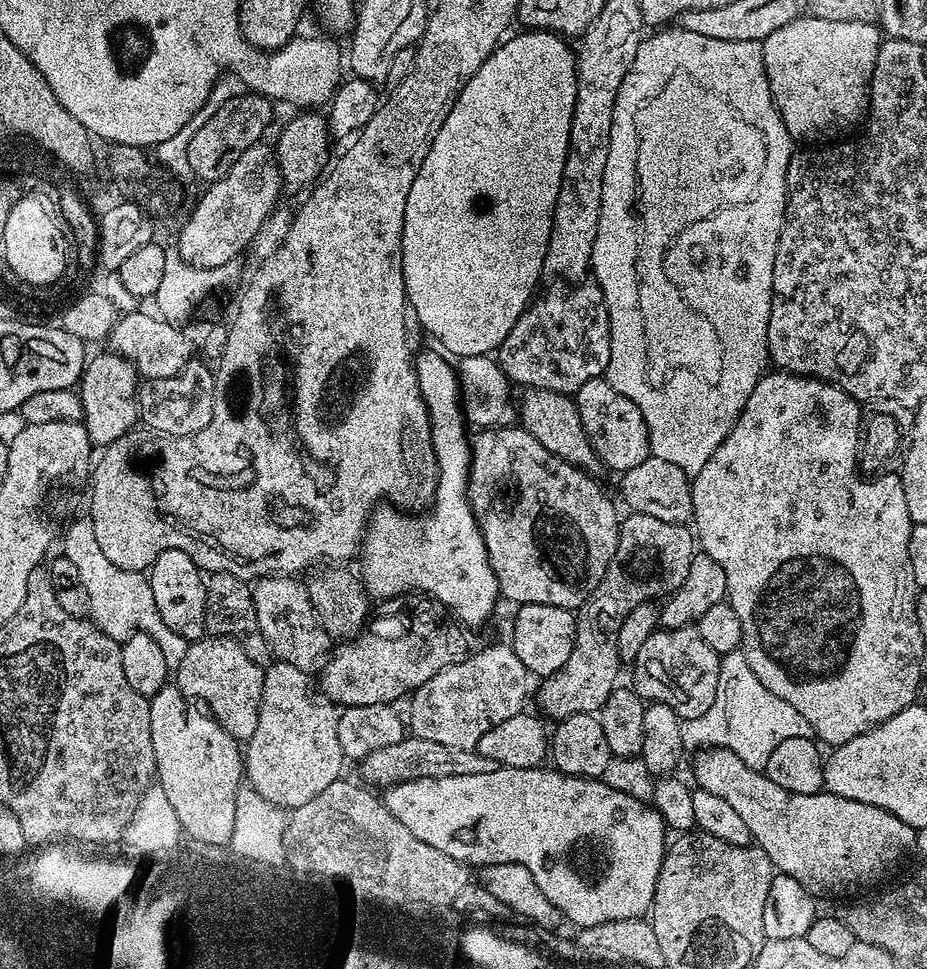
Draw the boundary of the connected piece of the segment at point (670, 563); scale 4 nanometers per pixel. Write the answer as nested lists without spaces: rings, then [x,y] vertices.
[[[637,512],[628,514],[628,517],[625,515],[621,519],[618,546],[608,573],[604,575],[604,581],[588,595],[586,603],[581,604],[578,609],[576,641],[570,658],[566,658],[566,666],[539,681],[540,693],[537,694],[536,700],[540,703],[539,711],[549,721],[559,722],[570,714],[599,713],[611,692],[618,687],[619,680],[616,679],[619,678],[622,669],[619,651],[616,648],[617,625],[632,607],[641,602],[655,601],[654,598],[660,591],[664,591],[664,594],[676,592],[690,570],[693,555],[694,536],[685,525],[658,522],[658,518],[650,518]]]

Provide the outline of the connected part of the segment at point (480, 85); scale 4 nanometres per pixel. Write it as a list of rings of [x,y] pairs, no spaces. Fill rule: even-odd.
[[[524,30],[521,33],[521,36],[516,36],[513,40],[505,39],[485,58],[474,78],[466,82],[462,94],[458,94],[454,102],[454,110],[450,110],[446,122],[442,122],[442,130],[438,130],[426,154],[426,162],[422,162],[422,170],[418,170],[418,178],[414,178],[414,186],[410,186],[406,198],[402,250],[398,254],[402,291],[408,296],[415,323],[417,320],[441,344],[439,347],[445,353],[453,352],[453,357],[456,358],[495,353],[506,338],[506,334],[514,330],[514,322],[518,322],[521,314],[528,309],[528,305],[533,303],[537,295],[536,283],[539,282],[540,275],[545,275],[546,272],[544,259],[548,253],[550,230],[554,222],[554,206],[558,202],[558,190],[562,186],[562,170],[566,166],[566,154],[570,142],[570,124],[574,118],[574,104],[578,94],[576,52],[573,45],[572,48],[568,45],[571,43],[565,37],[557,36],[554,32]]]

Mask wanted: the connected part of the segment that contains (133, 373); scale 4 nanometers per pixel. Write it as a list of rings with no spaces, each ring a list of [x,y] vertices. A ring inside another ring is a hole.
[[[105,350],[101,356],[87,361],[84,374],[78,381],[78,391],[82,410],[84,411],[83,426],[88,431],[88,439],[93,445],[107,446],[122,438],[126,433],[133,431],[138,420],[138,373],[134,365],[124,357],[116,355],[111,350]]]

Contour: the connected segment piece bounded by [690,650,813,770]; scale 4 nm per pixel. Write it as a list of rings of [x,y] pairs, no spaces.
[[[740,650],[720,656],[718,694],[714,698],[714,706],[710,706],[706,714],[694,718],[690,724],[696,728],[696,740],[700,746],[729,748],[738,758],[742,758],[742,762],[746,762],[746,766],[757,770],[767,769],[770,754],[774,754],[779,743],[786,742],[786,738],[813,735],[806,718],[802,718],[802,714],[798,714],[790,702],[782,702],[778,694],[766,690],[766,686],[758,682]]]

